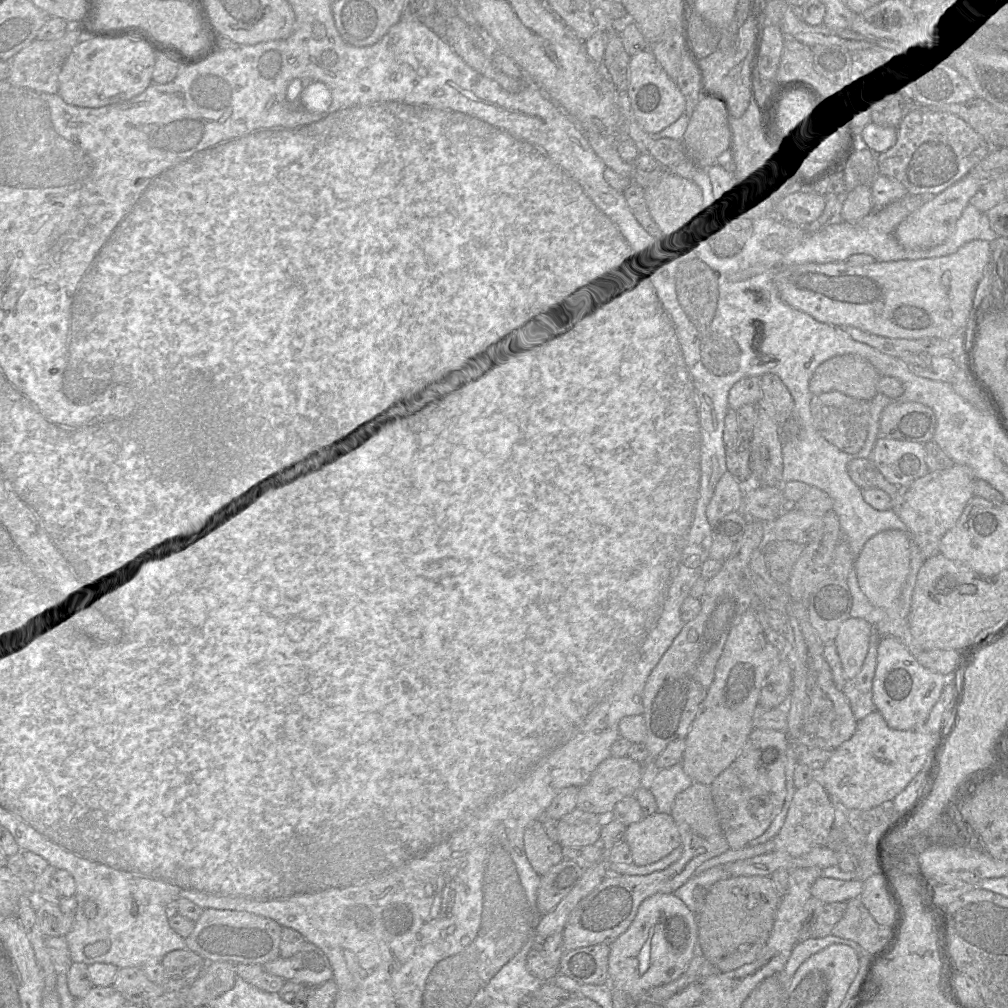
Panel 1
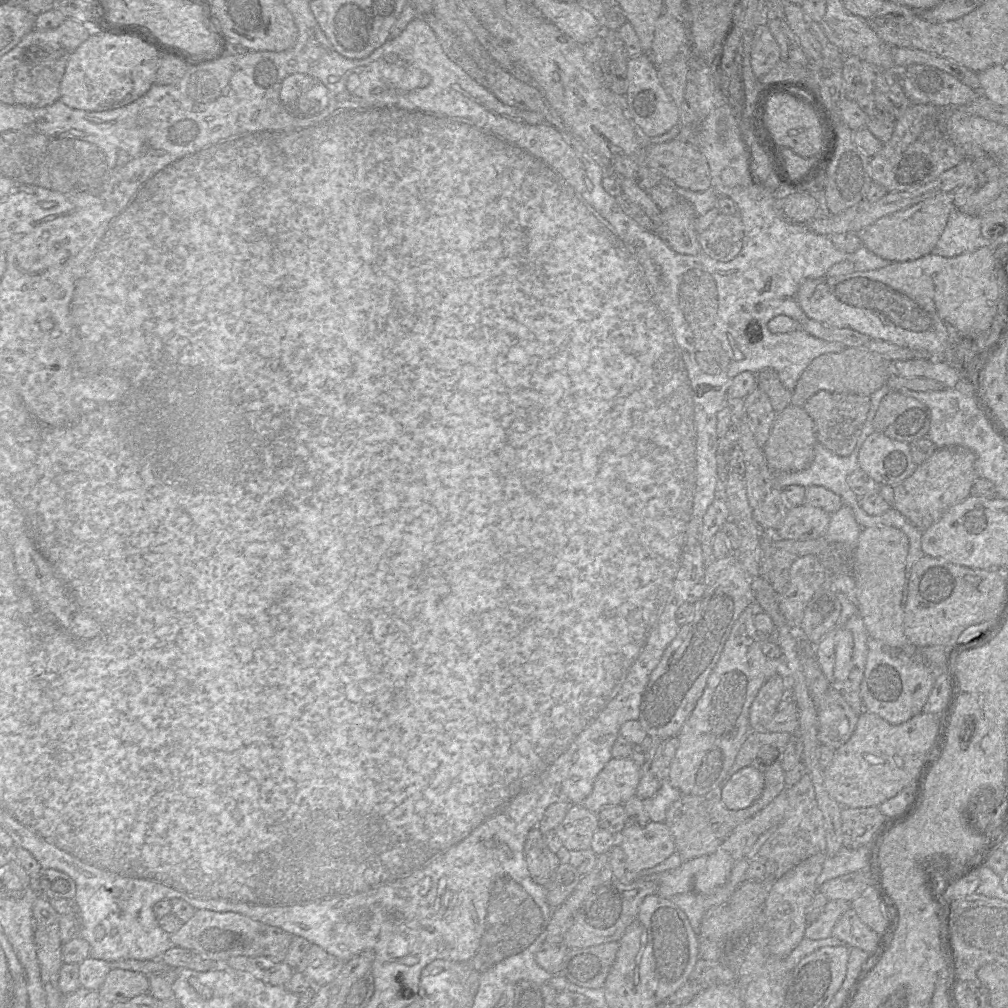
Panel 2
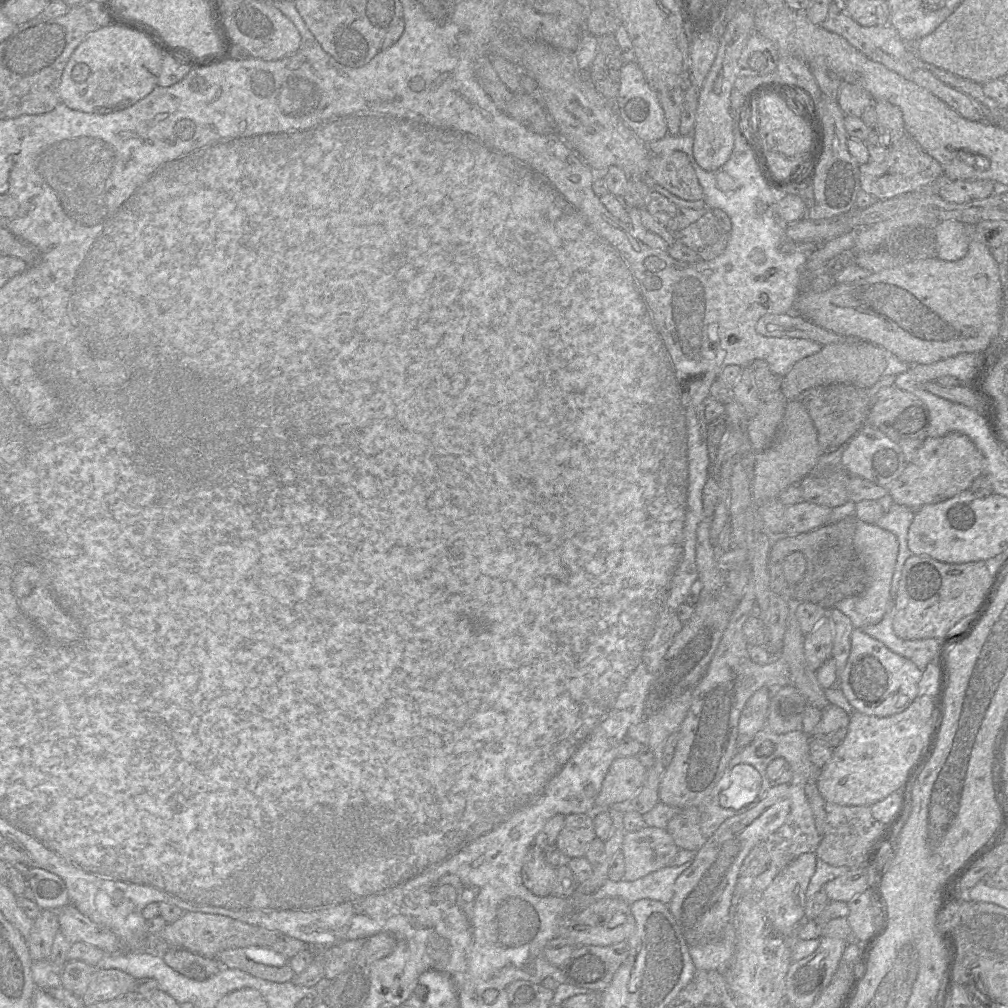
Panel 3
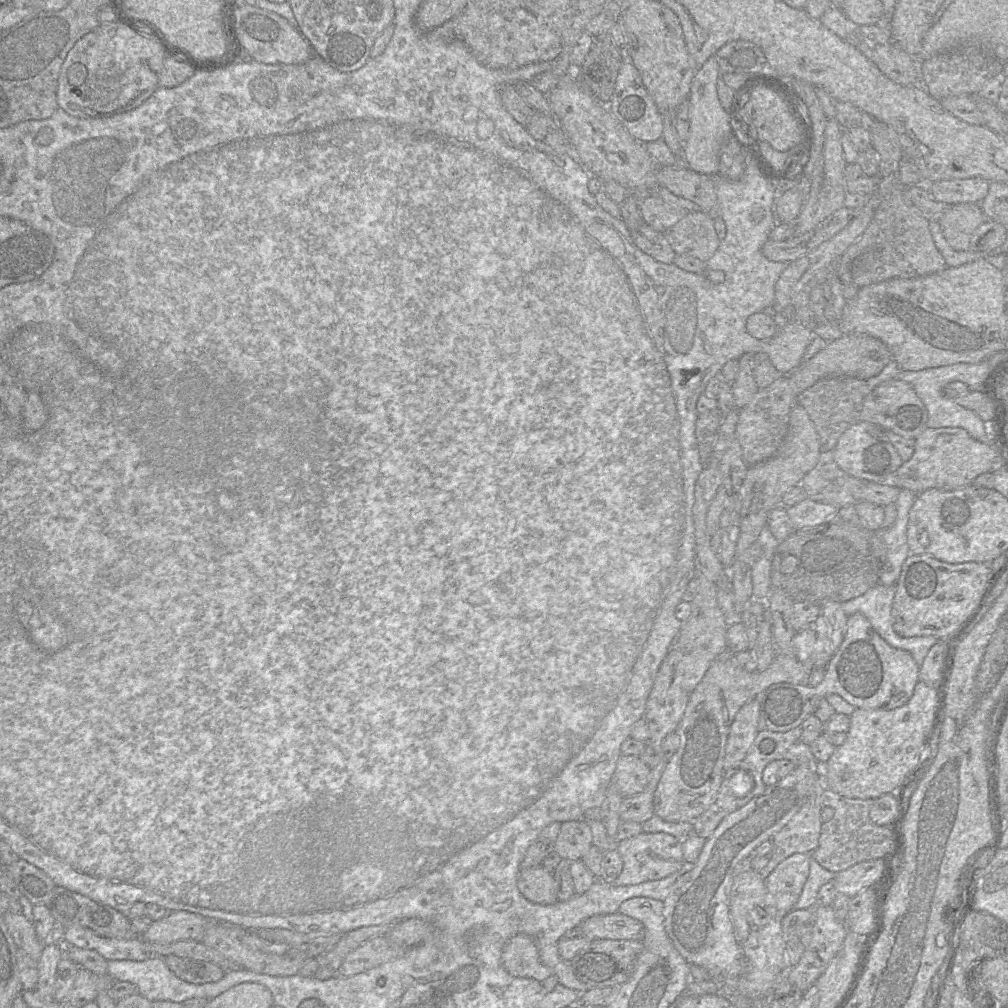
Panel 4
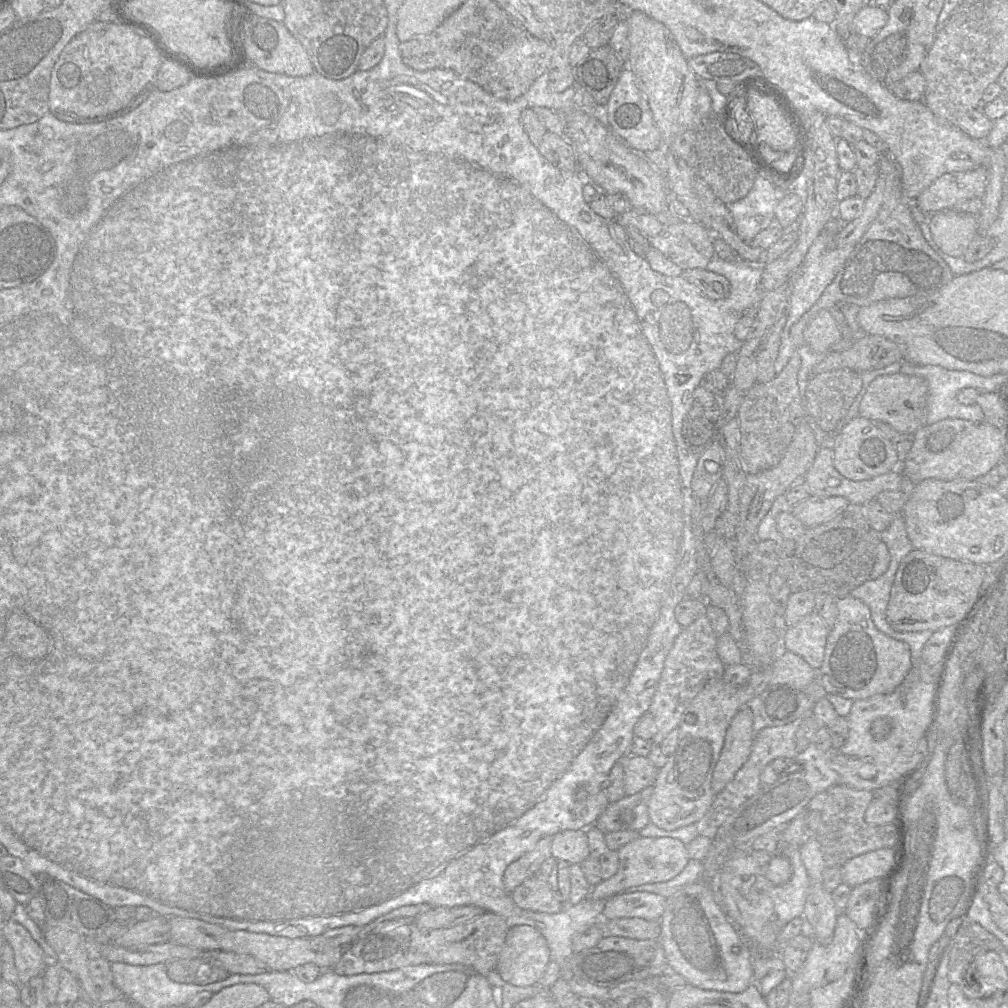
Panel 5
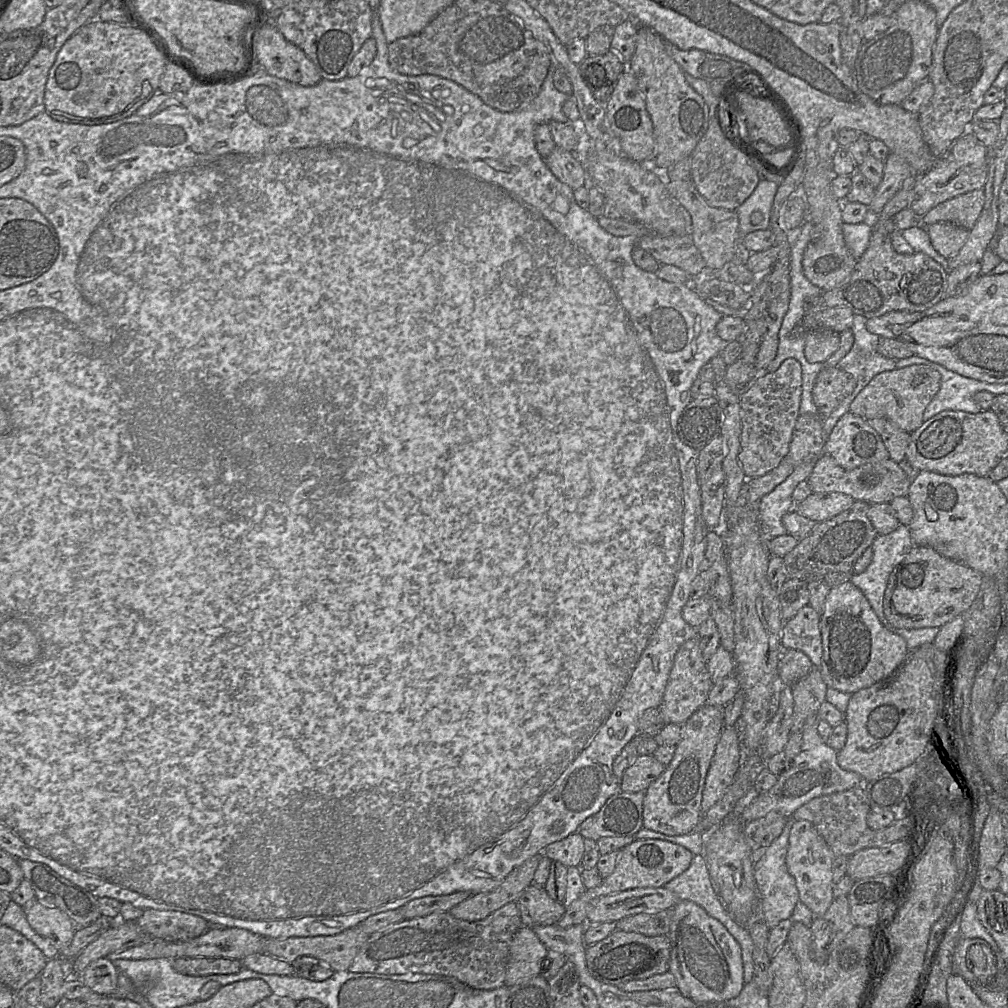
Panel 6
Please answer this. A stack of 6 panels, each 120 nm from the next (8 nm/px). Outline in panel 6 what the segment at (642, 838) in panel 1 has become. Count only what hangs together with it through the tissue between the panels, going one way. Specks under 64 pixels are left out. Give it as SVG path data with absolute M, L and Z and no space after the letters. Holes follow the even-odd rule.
M658 839L635 840L619 851L614 871L595 888L587 889L565 908L561 919L556 923L561 928L569 928L586 922L587 908L596 898L632 890L635 888L663 887L683 873L691 864L693 854L683 846Z

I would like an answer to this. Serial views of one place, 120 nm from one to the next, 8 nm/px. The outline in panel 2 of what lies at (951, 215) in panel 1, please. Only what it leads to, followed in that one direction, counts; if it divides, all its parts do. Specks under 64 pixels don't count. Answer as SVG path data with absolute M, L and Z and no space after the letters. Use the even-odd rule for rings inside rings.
M953 192L941 193L907 209L884 216L858 234L863 246L881 258L891 262L916 260L932 252L955 210Z

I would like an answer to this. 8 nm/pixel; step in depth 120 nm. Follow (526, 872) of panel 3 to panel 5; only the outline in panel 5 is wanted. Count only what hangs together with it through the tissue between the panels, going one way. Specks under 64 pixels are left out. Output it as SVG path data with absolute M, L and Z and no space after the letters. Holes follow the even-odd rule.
M538 875L526 879L510 895L518 907L533 912L558 913L564 905L556 899L548 881Z

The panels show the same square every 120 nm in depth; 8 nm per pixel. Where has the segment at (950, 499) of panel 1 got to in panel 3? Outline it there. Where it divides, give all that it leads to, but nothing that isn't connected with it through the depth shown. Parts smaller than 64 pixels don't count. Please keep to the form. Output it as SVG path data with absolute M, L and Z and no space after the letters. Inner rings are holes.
M950 432L941 437L926 437L916 457L907 463L888 490L894 503L918 510L968 490L973 480L984 472L985 459L975 444L965 434Z

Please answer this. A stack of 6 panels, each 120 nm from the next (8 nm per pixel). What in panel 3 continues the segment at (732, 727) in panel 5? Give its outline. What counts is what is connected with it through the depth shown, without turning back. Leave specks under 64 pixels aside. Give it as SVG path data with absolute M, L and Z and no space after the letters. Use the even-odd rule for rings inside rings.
M762 687L747 701L738 724L738 750L746 747L758 732L766 728L771 694L769 688Z

